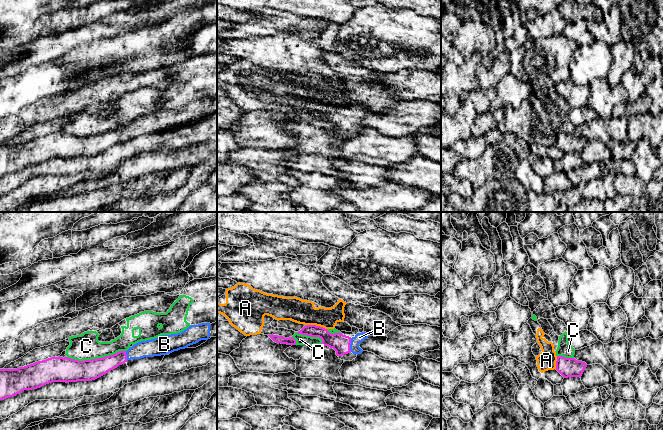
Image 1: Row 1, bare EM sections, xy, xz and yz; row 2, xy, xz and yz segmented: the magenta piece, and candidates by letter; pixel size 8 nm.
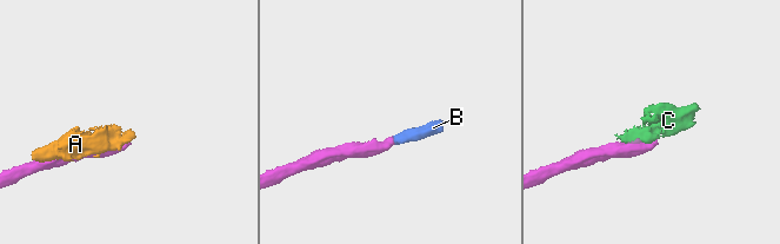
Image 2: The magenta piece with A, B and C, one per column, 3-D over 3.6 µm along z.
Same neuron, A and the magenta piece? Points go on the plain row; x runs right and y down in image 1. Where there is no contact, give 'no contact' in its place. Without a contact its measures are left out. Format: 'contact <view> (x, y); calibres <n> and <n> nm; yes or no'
contact xz (315, 101); calibres 150 and 190 nm; no

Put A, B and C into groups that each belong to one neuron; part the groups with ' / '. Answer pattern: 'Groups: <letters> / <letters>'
Groups: A C / B

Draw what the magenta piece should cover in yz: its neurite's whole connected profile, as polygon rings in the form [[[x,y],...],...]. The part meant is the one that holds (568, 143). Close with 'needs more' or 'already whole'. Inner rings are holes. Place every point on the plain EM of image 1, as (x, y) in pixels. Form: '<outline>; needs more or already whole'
[[[557,132],[556,146],[564,153],[581,153],[587,140],[575,134]]]; already whole

